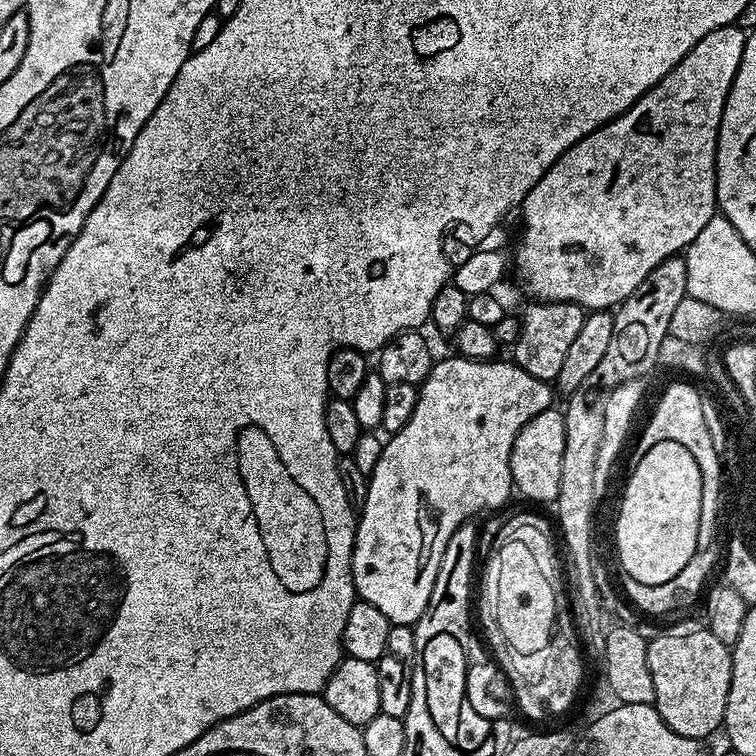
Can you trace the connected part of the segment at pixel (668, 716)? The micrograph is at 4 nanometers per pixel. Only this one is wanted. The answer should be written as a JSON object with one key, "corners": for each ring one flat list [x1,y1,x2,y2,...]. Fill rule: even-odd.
{"corners":[[706,630,684,632,681,636,653,635,648,641,650,678,654,678,655,709,678,734,703,741,724,722,732,681,729,645,718,642]]}

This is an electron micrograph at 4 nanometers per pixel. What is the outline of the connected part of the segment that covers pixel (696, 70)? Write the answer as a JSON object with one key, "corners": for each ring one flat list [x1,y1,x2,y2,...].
{"corners":[[727,24,725,28,714,30,706,34,689,50,686,58,678,62,674,70,670,70,644,96,641,96,627,112,617,116,609,124,595,128,586,138,582,138,566,154,542,174,542,178,526,194,522,211,524,211,524,233,520,236,520,245,516,248,516,272,524,279,528,292,540,302,554,304,578,304,585,310,612,310,621,302,628,299,630,294,642,286,644,279,658,267,663,260,683,253,698,238,702,226,710,222,710,218,717,215,716,203,716,139,720,133,720,119,728,101,728,91,736,77,738,66,742,62,744,53,745,29,736,24]]}

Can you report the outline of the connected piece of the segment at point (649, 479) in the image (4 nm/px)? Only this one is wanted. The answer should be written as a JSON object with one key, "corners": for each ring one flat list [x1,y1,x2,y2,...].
{"corners":[[676,442,659,443,651,449,646,463,634,464,638,479,632,481,630,502,619,501,624,508,622,528,616,537,618,560,685,560,690,562,696,547,696,508,700,508,700,471,698,462]]}

